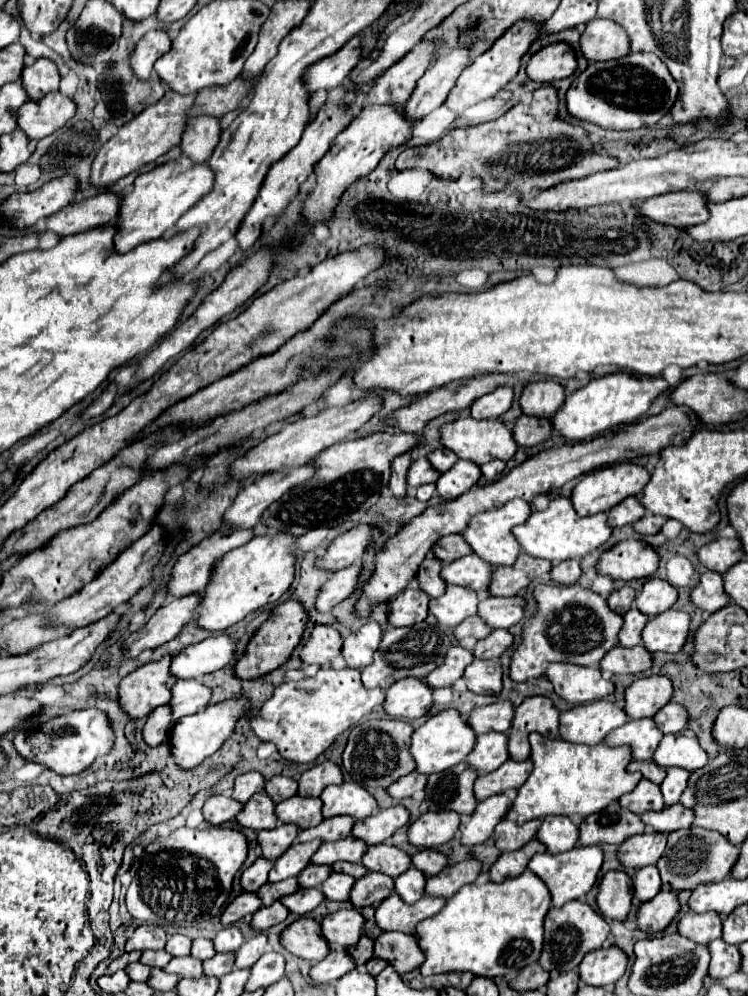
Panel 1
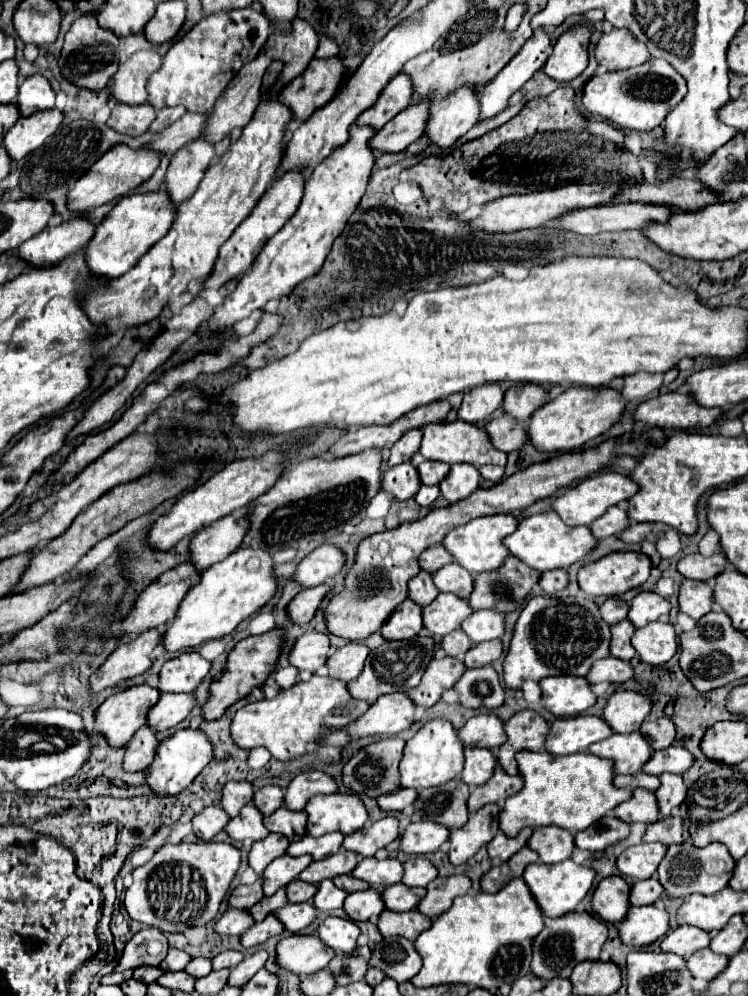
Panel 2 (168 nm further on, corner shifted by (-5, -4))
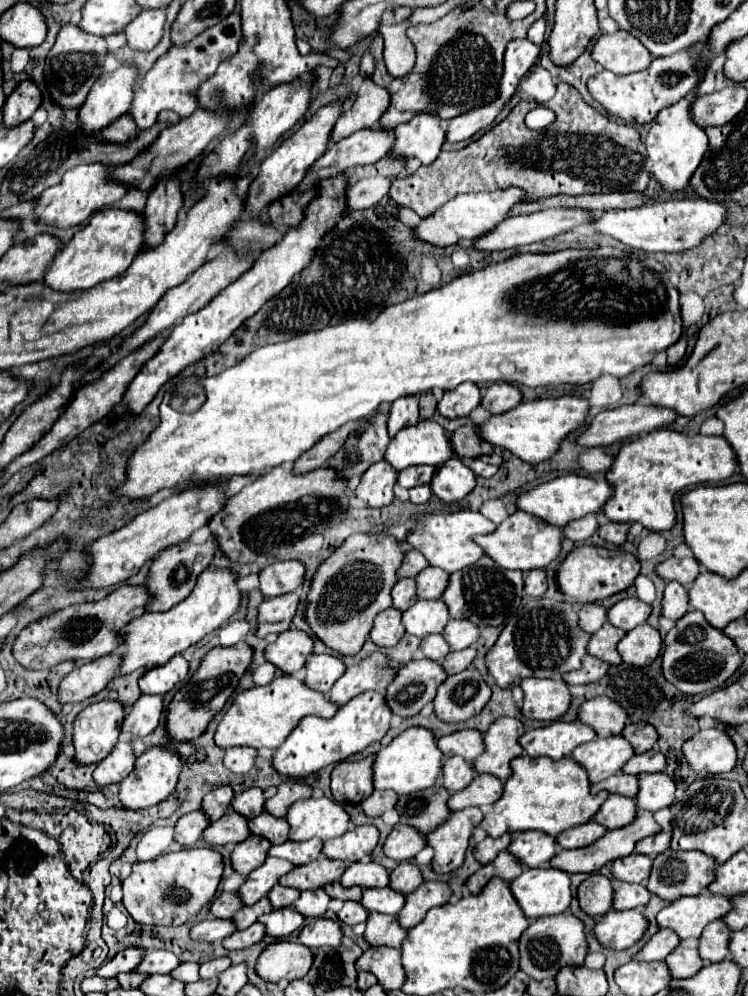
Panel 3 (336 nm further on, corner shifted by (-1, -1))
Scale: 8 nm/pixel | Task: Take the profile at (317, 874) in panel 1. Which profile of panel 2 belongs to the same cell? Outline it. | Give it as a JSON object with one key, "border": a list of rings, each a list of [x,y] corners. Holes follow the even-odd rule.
{"border":[[[295,879],[293,883],[287,885],[287,903],[305,903],[309,899],[313,899],[317,887],[309,887],[307,883],[301,883],[299,879]]]}

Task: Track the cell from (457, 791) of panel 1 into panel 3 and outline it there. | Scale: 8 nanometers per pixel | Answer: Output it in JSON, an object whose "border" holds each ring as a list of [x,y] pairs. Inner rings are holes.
{"border":[[[433,786],[421,792],[413,792],[409,796],[399,796],[397,810],[403,824],[415,826],[419,832],[433,832],[433,828],[441,826],[453,812],[447,808],[449,792],[443,786]]]}

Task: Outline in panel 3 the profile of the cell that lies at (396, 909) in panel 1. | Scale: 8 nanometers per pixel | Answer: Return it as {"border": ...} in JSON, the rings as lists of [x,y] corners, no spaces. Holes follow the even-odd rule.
{"border":[[[371,912],[369,920],[367,920],[367,930],[365,930],[365,940],[371,946],[393,946],[399,948],[401,942],[405,940],[405,934],[409,930],[401,928],[401,924],[397,924],[397,916],[385,916],[379,912]]]}

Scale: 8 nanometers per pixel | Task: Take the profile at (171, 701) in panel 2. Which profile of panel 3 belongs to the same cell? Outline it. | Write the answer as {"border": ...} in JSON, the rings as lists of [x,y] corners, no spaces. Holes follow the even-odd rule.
{"border":[[[141,696],[127,714],[127,734],[133,738],[151,734],[165,712],[163,696]]]}

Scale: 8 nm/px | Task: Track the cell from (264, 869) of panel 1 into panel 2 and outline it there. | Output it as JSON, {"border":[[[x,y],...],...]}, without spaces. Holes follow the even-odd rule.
{"border":[[[257,879],[253,885],[237,885],[229,895],[229,907],[233,909],[249,909],[263,897],[261,891],[261,879]]]}

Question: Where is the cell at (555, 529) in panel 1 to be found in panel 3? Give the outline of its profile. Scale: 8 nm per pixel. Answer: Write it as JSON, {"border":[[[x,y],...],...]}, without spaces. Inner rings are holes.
{"border":[[[517,510],[507,520],[503,520],[493,534],[487,536],[475,536],[475,542],[485,550],[487,556],[491,556],[499,566],[511,568],[511,570],[535,570],[535,568],[547,568],[551,562],[555,562],[561,554],[563,544],[563,528],[547,524],[545,520],[527,514],[523,510]]]}

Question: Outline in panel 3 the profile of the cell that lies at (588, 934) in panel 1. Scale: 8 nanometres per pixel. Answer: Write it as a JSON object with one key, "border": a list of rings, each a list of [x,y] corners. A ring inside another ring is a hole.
{"border":[[[569,912],[561,916],[543,916],[541,920],[533,920],[519,940],[521,970],[533,980],[555,978],[563,966],[581,966],[587,950],[585,924],[577,916]]]}

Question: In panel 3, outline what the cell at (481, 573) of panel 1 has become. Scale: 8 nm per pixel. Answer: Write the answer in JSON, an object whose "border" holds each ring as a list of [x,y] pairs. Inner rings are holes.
{"border":[[[427,566],[425,570],[421,570],[415,576],[415,582],[417,582],[417,596],[419,598],[435,600],[435,598],[441,598],[441,592],[445,592],[445,588],[449,584],[449,572],[445,572],[443,568]]]}

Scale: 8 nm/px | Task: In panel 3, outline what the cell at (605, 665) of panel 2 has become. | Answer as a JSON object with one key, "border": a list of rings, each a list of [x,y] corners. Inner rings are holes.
{"border":[[[585,656],[583,660],[583,668],[581,670],[573,670],[567,672],[567,676],[563,676],[563,680],[573,686],[573,684],[591,684],[601,680],[601,676],[605,676],[605,672],[609,672],[611,664],[605,664],[603,660],[597,660],[595,656]]]}

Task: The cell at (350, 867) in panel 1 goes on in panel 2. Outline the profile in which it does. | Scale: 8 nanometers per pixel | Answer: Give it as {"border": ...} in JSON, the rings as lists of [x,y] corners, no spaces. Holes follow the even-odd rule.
{"border":[[[339,875],[337,879],[333,879],[333,883],[335,883],[339,889],[347,891],[347,893],[353,893],[353,891],[365,891],[365,889],[369,889],[369,883],[361,883],[361,881],[353,879],[351,875]]]}

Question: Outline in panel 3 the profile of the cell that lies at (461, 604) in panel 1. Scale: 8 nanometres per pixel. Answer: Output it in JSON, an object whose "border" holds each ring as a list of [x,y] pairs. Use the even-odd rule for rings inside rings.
{"border":[[[417,600],[403,612],[405,630],[419,638],[443,632],[449,618],[449,608],[445,608],[443,600]]]}

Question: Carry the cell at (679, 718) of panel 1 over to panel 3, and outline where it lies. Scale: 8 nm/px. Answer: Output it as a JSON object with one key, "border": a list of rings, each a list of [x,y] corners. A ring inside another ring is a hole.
{"border":[[[635,722],[635,724],[627,724],[623,730],[623,736],[631,742],[631,746],[635,748],[637,754],[647,752],[655,746],[657,742],[657,732],[651,724],[645,722]]]}

